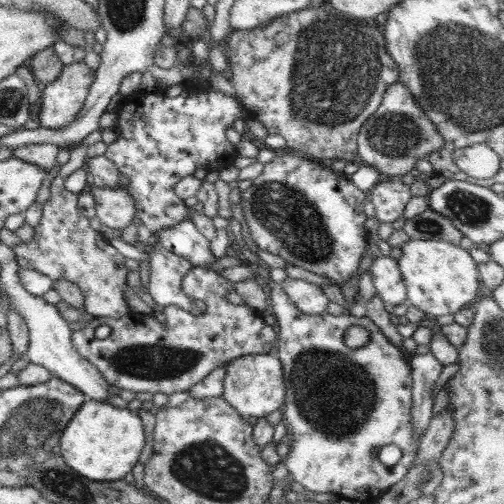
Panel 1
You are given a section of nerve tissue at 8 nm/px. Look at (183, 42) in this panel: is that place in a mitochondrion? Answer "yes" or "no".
no

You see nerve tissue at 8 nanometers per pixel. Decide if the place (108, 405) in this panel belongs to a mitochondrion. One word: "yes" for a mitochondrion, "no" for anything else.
no

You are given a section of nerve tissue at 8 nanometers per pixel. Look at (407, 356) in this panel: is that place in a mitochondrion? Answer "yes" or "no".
no

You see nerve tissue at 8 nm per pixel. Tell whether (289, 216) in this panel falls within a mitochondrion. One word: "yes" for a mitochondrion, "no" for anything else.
yes

